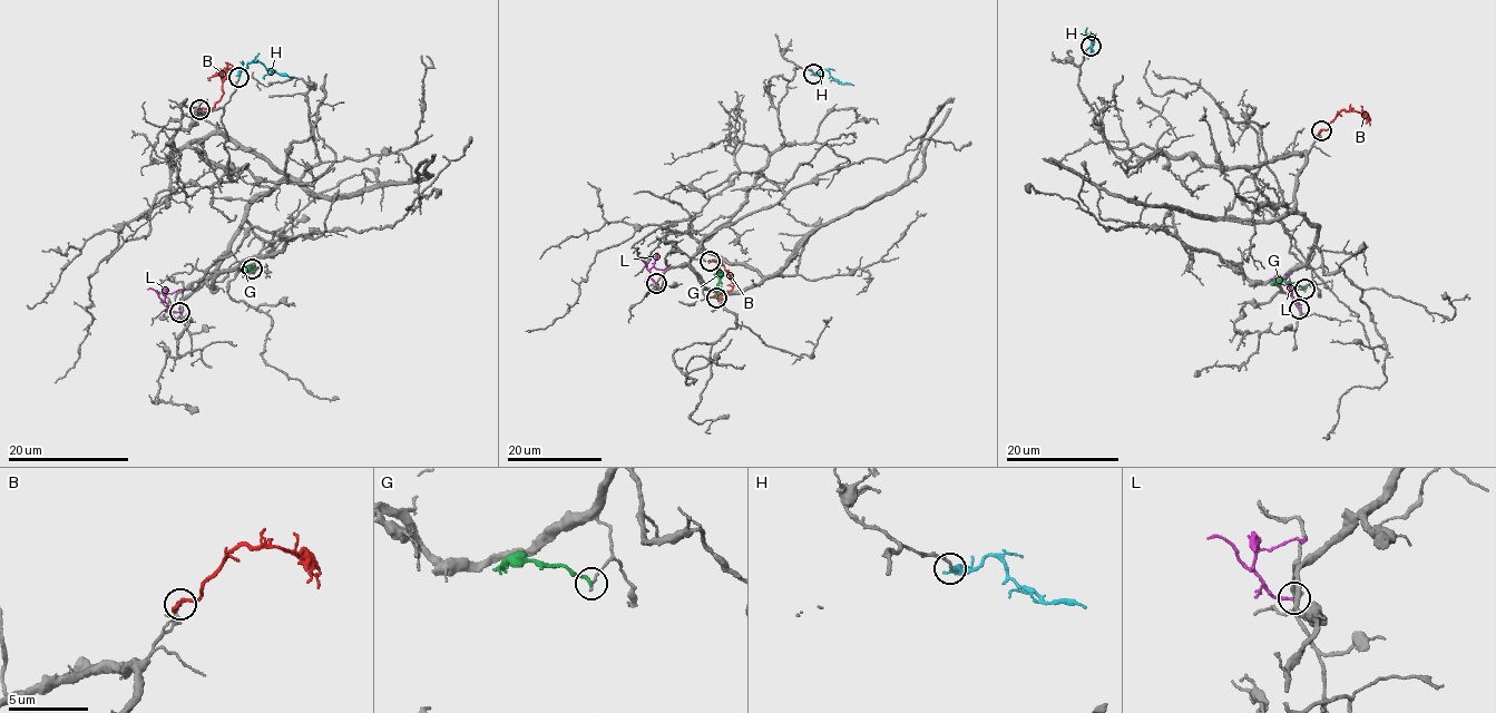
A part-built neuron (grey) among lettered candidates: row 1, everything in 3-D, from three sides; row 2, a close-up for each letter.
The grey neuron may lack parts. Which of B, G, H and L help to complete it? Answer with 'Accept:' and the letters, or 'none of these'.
Accept: H

